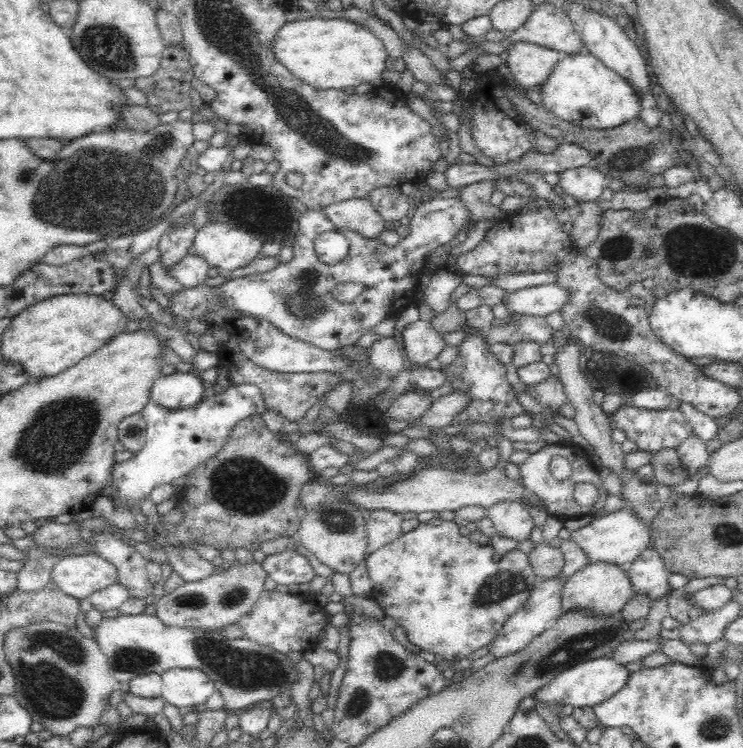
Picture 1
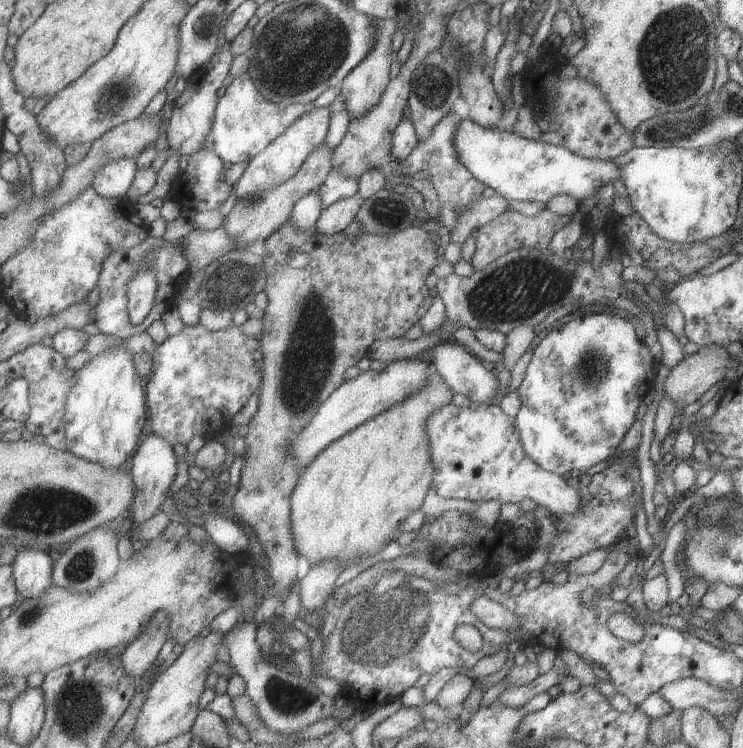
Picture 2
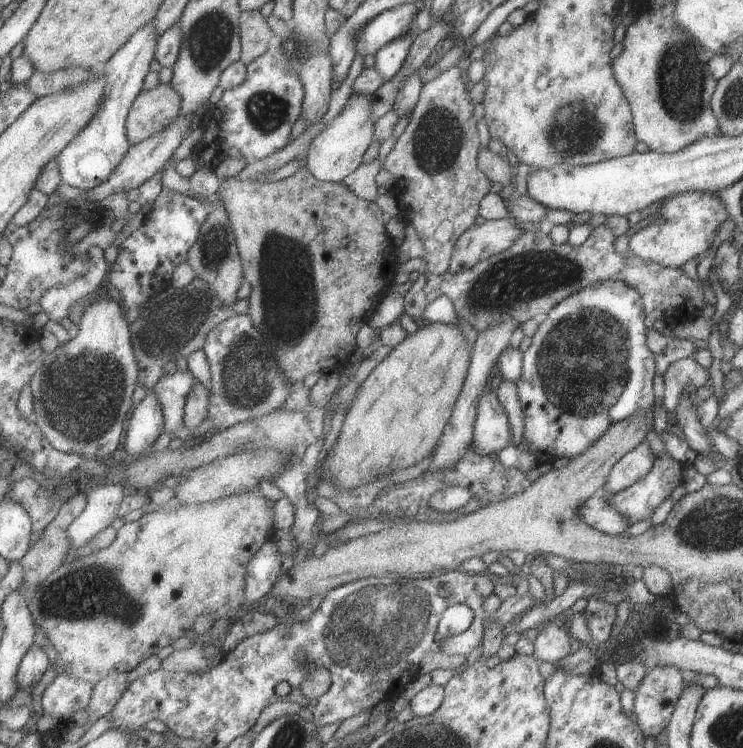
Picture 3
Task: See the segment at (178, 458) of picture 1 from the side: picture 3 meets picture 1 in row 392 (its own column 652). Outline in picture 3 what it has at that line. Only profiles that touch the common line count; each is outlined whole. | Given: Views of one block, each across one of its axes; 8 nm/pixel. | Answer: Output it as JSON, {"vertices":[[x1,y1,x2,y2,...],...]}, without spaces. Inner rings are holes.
{"vertices":[[709,191,681,192,663,199,655,218,629,237,628,250,638,258,661,266,678,268,695,256,701,256,713,242,717,226,727,220,725,204]]}

